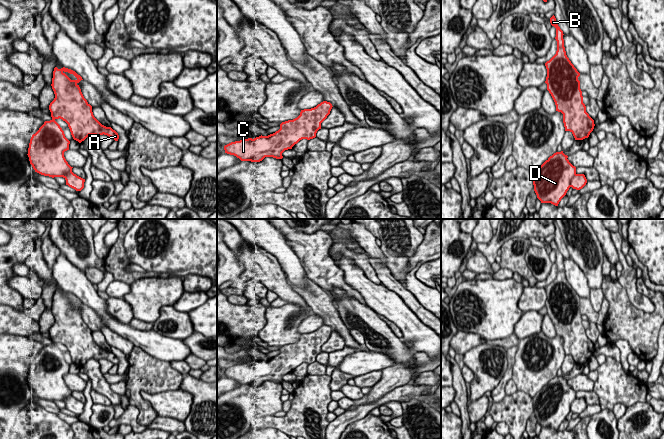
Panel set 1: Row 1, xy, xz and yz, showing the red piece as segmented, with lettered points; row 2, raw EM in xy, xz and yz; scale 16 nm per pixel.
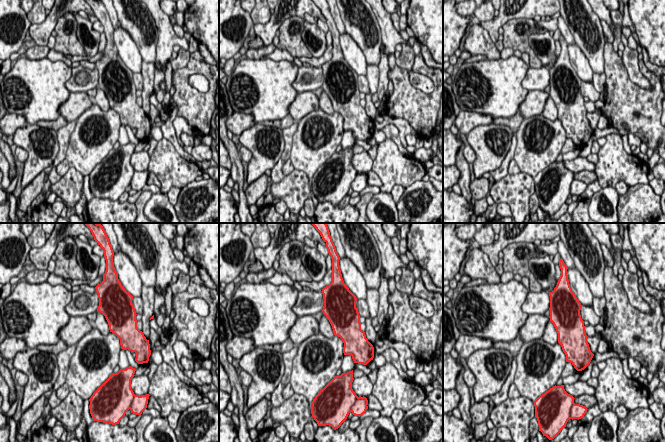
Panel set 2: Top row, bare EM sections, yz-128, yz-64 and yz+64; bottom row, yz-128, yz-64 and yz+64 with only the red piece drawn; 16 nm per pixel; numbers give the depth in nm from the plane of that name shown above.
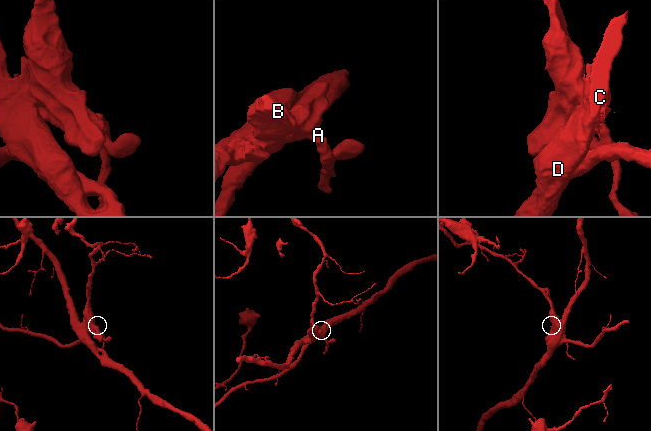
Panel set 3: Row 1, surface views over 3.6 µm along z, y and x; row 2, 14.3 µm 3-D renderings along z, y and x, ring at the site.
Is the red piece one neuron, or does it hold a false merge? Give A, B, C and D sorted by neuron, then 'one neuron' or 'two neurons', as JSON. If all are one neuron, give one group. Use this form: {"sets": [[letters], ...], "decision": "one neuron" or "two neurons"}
{"sets": [["A", "B"], ["C", "D"]], "decision": "two neurons"}

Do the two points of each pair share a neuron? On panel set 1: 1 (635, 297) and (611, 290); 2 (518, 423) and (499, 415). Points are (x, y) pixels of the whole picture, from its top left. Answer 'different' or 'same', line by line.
1: different
2: same

